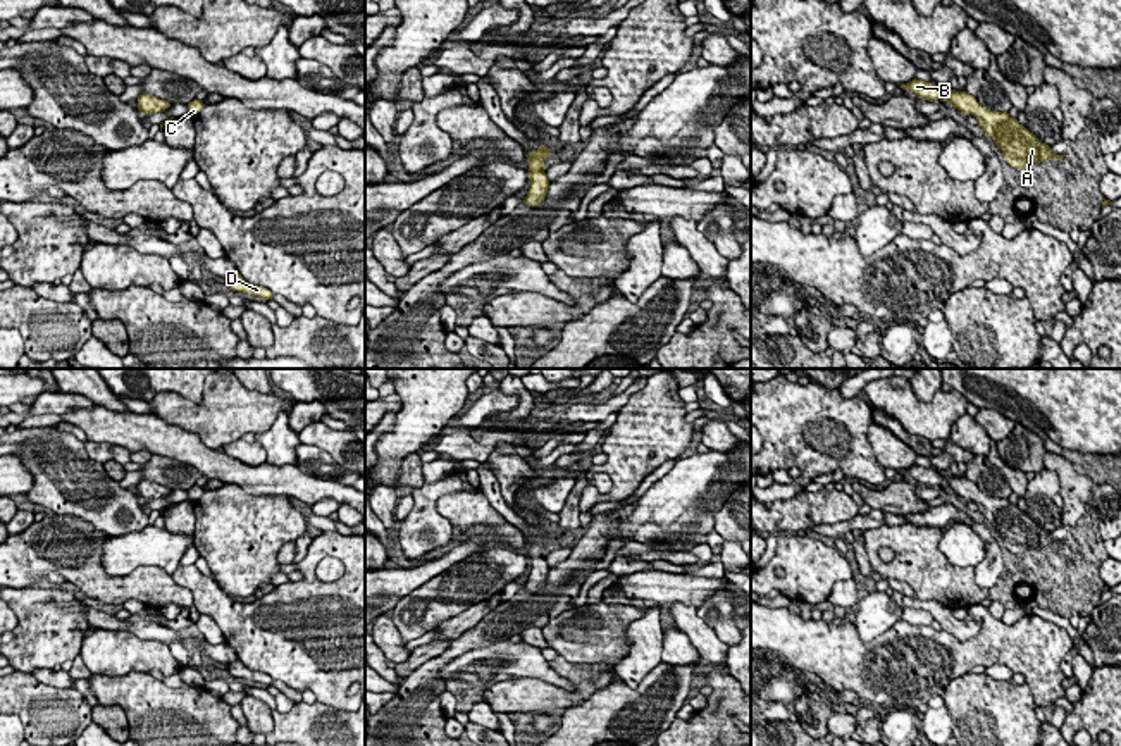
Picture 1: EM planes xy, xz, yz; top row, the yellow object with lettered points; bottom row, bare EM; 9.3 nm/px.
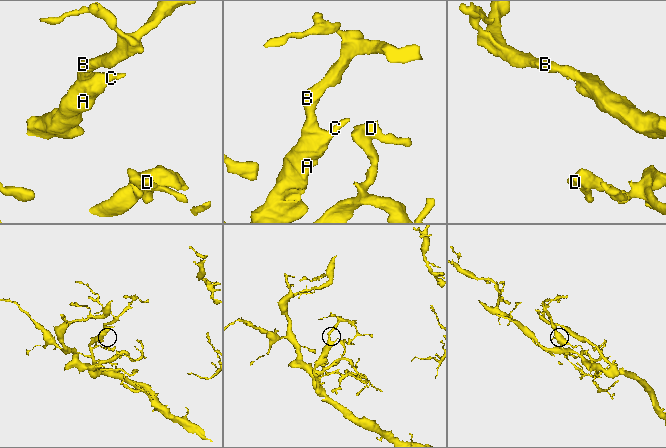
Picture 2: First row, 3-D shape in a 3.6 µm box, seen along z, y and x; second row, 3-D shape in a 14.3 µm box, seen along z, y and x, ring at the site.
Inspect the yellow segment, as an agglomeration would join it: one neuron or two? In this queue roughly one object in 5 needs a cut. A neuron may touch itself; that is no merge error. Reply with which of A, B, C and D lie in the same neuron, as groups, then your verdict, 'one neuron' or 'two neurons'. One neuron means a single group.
groups A B C D; one neuron

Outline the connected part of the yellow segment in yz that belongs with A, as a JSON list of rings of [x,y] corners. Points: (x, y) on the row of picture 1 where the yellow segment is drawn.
[[[916,78],[901,88],[911,90],[923,100],[949,102],[951,107],[961,110],[964,115],[975,115],[978,126],[995,141],[995,145],[1002,150],[1004,160],[1014,169],[1025,169],[1037,162],[1062,162],[1064,159],[1062,155],[1052,153],[1050,146],[1042,143],[1018,119],[1013,119],[1007,112],[995,112],[982,107],[976,98],[966,91],[944,91],[935,83],[926,83]]]

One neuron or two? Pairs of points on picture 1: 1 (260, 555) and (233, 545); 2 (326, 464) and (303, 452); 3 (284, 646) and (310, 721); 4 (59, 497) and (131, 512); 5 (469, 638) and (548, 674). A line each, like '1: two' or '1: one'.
1: one
2: one
3: two
4: one
5: two

